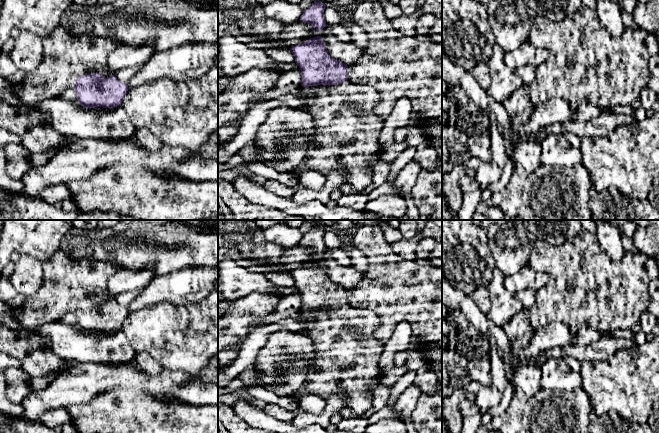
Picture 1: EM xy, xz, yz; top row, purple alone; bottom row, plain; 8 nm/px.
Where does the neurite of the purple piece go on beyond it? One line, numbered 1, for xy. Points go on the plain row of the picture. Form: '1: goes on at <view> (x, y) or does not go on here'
1: goes on at xy (65, 282)

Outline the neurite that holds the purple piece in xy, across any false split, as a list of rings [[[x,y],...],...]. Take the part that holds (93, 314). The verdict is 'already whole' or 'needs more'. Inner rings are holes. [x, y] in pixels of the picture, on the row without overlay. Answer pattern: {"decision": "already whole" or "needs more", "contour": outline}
{"decision": "needs more", "contour": [[[58,250],[51,258],[41,262],[43,284],[39,291],[28,297],[16,314],[20,323],[28,330],[58,321],[64,314],[73,312],[77,324],[84,332],[112,332],[121,330],[129,312],[119,305],[115,296],[107,290],[107,281],[121,266],[112,262],[84,259],[73,262],[63,251]]]}

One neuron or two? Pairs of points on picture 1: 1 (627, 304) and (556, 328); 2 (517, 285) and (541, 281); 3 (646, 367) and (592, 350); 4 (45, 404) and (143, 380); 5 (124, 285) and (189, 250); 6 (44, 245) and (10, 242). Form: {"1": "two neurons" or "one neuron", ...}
{"1": "two neurons", "2": "one neuron", "3": "two neurons", "4": "one neuron", "5": "two neurons", "6": "one neuron"}

